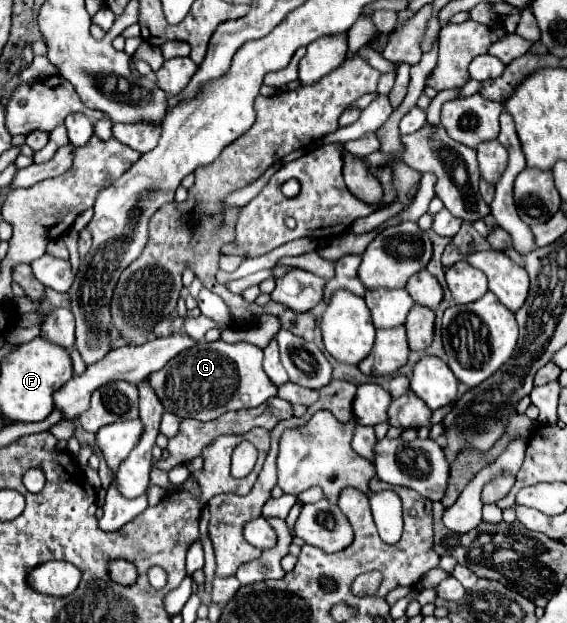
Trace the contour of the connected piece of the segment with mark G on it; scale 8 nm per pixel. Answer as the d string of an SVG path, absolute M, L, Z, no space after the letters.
M199 341L191 349L179 353L175 359L171 359L161 371L149 375L151 387L159 395L163 407L181 419L197 419L197 421L211 421L217 419L219 415L227 411L237 411L237 409L249 409L249 407L259 407L267 399L277 395L277 387L271 383L271 379L265 375L263 367L263 351L251 343L225 343L225 341Z

